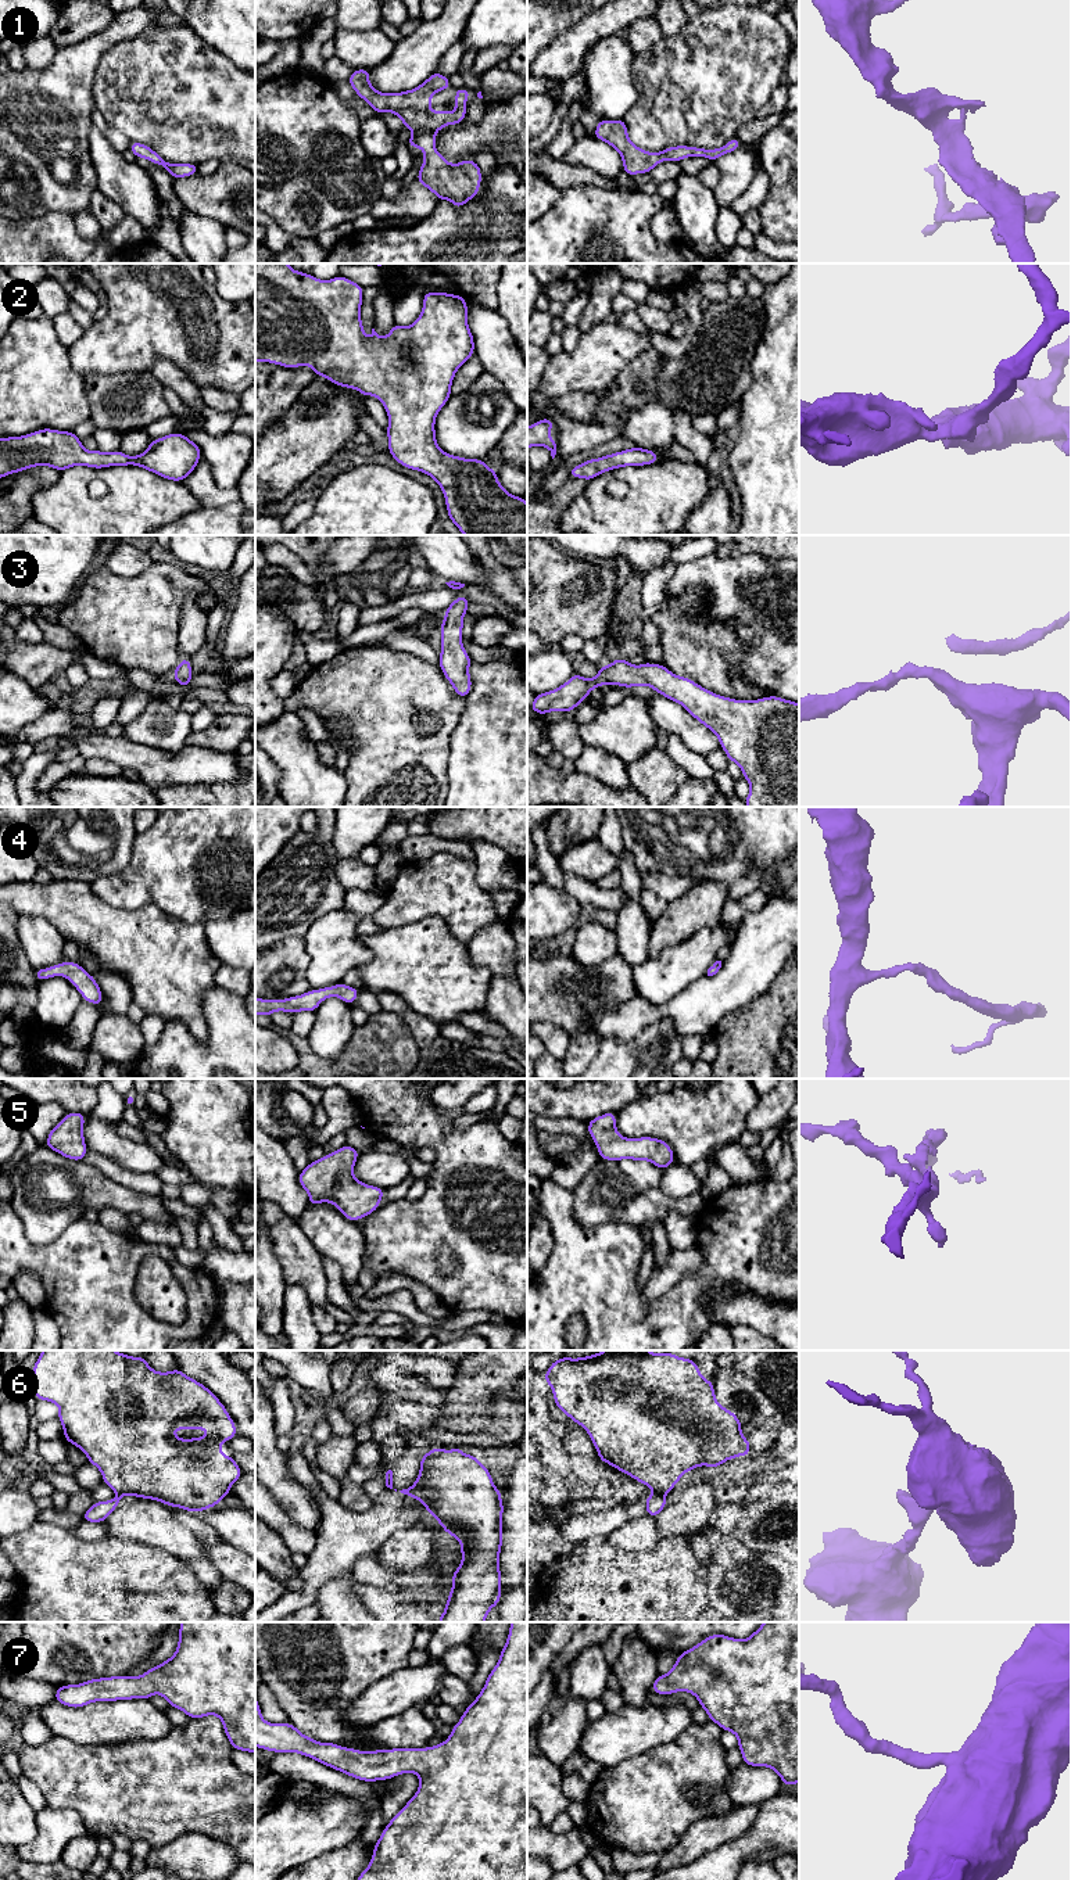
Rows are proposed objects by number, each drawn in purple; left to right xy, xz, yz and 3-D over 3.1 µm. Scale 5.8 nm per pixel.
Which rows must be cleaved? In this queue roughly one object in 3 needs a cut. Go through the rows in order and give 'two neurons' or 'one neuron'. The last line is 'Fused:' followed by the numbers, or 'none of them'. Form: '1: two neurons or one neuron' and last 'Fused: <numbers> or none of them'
1: one neuron
2: one neuron
3: one neuron
4: one neuron
5: one neuron
6: two neurons
7: one neuron
Fused: 6

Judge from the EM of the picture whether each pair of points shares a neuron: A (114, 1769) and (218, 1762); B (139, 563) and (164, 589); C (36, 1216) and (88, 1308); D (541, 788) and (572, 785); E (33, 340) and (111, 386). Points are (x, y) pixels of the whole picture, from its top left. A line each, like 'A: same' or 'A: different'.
A: same
B: different
C: different
D: same
E: different

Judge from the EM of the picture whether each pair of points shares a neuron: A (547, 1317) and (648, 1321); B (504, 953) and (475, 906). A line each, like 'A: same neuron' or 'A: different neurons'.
A: same neuron
B: different neurons

